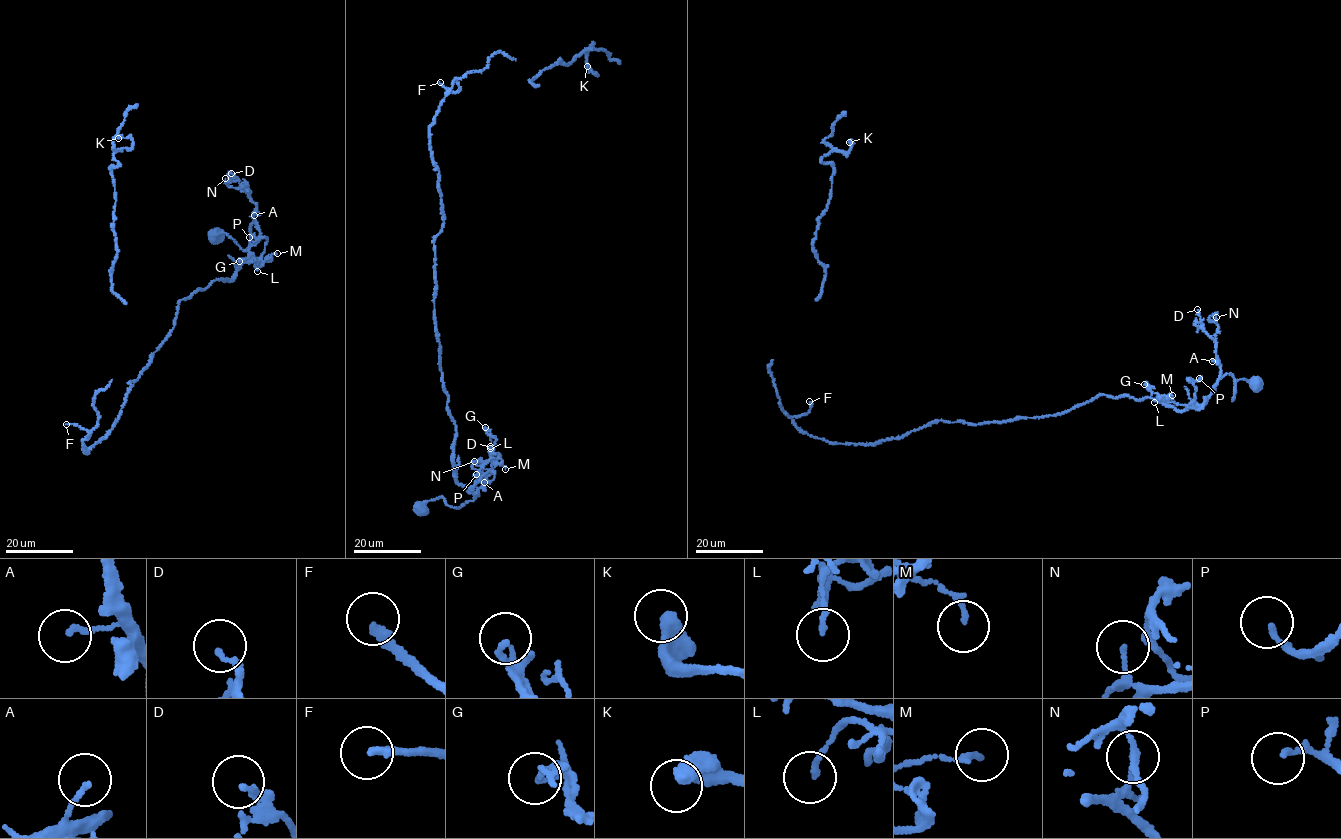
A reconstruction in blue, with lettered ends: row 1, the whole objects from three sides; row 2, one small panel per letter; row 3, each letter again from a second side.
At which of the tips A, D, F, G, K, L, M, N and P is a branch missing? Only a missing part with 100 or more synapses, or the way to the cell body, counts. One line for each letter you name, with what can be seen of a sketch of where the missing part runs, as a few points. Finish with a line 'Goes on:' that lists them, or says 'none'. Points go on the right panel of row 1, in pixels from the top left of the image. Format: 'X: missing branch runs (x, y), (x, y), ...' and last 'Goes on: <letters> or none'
Goes on: F

